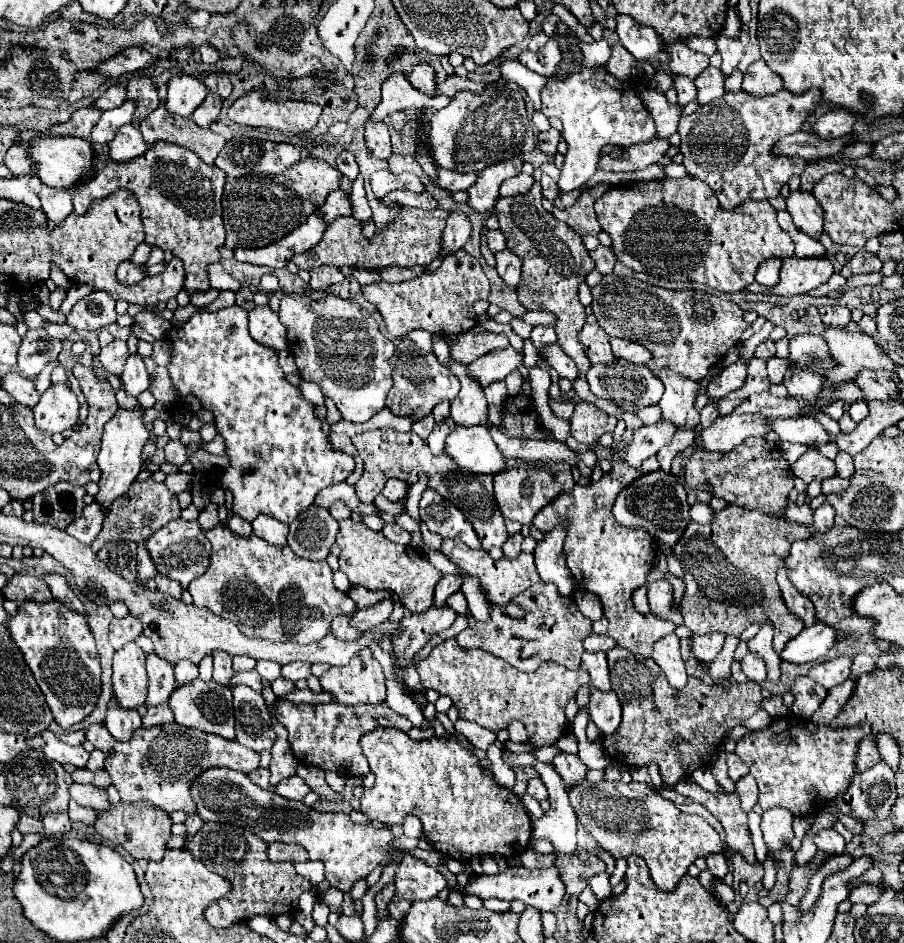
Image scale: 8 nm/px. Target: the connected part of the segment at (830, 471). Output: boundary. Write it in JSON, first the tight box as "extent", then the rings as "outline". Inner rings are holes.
{"extent":[791,448,835,484],"outline":[[[809,448],[793,466],[791,466],[793,474],[797,478],[801,478],[805,484],[813,482],[813,480],[825,480],[829,476],[835,476],[835,464],[833,460],[825,458],[817,448]]]}

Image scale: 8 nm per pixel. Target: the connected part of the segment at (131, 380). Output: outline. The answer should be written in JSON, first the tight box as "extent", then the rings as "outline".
{"extent":[121,354,149,396],"outline":[[[139,354],[129,356],[121,380],[123,380],[125,392],[129,396],[139,396],[143,390],[149,388],[149,372],[147,372],[147,368],[143,364],[143,358]]]}

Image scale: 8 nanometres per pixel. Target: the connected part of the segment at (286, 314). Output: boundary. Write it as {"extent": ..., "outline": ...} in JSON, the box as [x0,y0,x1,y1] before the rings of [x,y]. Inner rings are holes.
{"extent":[279,294,395,422],"outline":[[[291,294],[291,296],[281,298],[279,318],[281,318],[281,324],[287,328],[289,352],[295,358],[301,378],[305,382],[319,384],[321,392],[335,402],[343,420],[367,422],[371,416],[375,416],[379,410],[385,408],[385,396],[393,384],[389,358],[393,356],[395,346],[391,340],[387,340],[379,332],[377,322],[371,318],[371,314],[365,308],[361,308],[359,304],[351,300],[337,298],[337,296],[327,296],[325,300],[315,302],[307,296]]]}

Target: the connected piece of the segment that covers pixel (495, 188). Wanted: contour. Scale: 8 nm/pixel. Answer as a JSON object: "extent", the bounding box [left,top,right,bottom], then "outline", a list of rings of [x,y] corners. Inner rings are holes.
{"extent":[467,158,523,214],"outline":[[[513,158],[501,164],[493,164],[493,168],[485,168],[485,172],[479,172],[477,182],[467,190],[469,192],[467,204],[475,212],[481,212],[481,214],[491,212],[495,200],[499,198],[501,182],[511,176],[517,176],[521,172],[521,166],[523,166],[523,160]]]}

